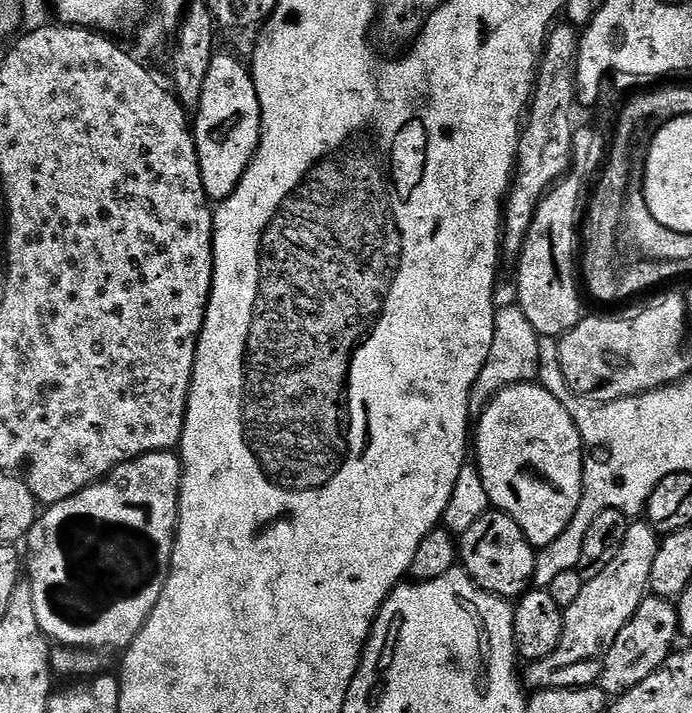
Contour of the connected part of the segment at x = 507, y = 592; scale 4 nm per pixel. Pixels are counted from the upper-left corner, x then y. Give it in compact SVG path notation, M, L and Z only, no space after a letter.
M489 510L458 540L458 560L476 587L505 598L519 598L533 587L537 549L522 534L518 522L505 512Z

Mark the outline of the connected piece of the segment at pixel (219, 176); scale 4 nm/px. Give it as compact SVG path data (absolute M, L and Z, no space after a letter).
M213 55L210 71L206 73L206 86L202 86L202 102L194 112L194 135L204 192L209 201L222 202L234 194L260 145L260 103L247 63L239 64L232 56Z

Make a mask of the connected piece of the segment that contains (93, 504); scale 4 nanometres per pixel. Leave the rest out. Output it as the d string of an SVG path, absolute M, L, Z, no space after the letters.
M175 451L151 452L145 456L139 456L137 460L119 464L114 471L108 473L97 484L83 488L81 492L62 502L45 507L37 515L36 525L28 531L26 537L26 545L28 544L28 552L26 548L26 584L27 587L28 584L32 587L31 615L38 618L44 635L48 637L49 641L65 648L87 648L89 650L117 648L117 650L123 650L140 633L162 594L168 577L168 568L172 565L172 547L176 541L176 523L180 517L181 471L180 457Z

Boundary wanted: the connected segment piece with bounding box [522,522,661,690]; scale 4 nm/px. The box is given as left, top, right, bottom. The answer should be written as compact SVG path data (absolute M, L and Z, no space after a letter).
M647 522L629 523L622 550L598 578L584 581L582 594L564 609L564 633L554 650L541 660L533 660L523 669L522 680L529 689L586 688L595 685L600 678L606 654L614 646L614 638L626 622L638 610L649 591L650 566L654 566L654 554L658 554L661 537Z

